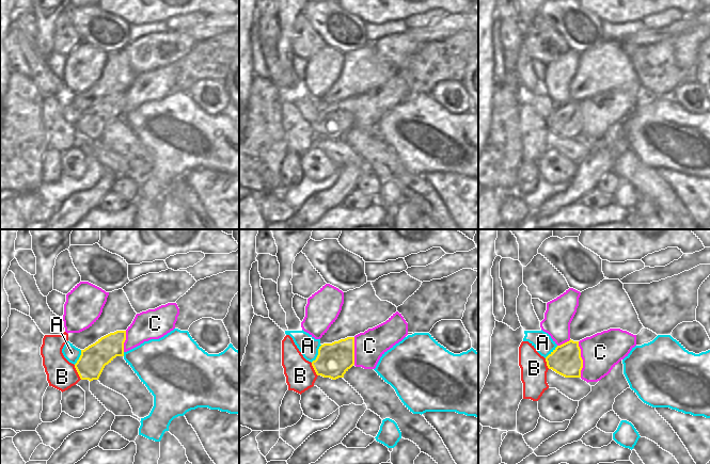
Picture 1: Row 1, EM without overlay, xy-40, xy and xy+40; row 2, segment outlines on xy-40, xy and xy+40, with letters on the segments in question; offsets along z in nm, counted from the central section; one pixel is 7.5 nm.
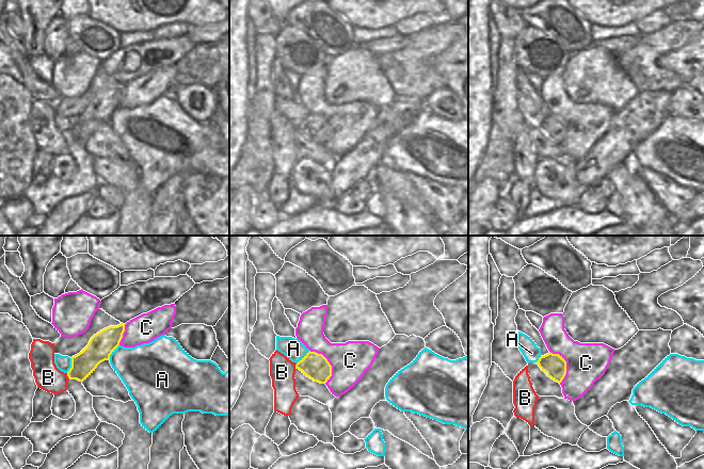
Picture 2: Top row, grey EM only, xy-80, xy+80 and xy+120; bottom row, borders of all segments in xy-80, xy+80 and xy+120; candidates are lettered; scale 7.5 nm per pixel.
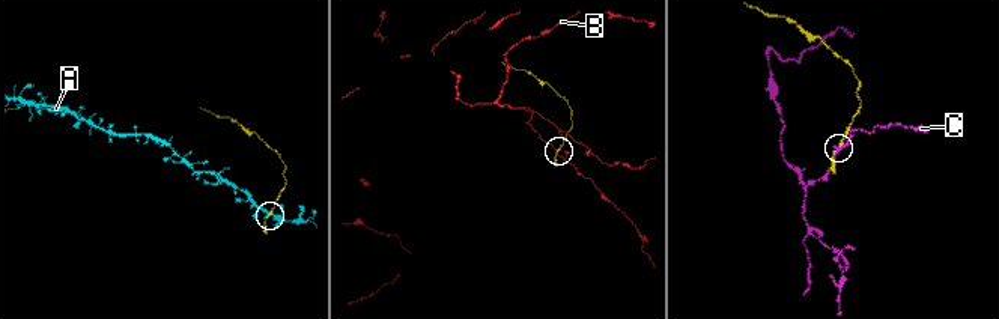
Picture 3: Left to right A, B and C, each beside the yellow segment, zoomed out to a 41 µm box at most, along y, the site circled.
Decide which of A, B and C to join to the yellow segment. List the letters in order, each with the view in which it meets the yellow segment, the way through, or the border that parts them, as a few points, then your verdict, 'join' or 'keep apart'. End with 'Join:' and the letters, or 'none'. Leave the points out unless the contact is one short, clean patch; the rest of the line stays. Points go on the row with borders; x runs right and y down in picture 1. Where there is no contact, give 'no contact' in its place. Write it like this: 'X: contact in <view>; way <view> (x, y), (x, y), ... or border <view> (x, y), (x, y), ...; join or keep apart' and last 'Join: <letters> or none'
A: contact in xy; keep apart
B: contact in xy-40; keep apart
C: contact in xy+40; keep apart
Join: none

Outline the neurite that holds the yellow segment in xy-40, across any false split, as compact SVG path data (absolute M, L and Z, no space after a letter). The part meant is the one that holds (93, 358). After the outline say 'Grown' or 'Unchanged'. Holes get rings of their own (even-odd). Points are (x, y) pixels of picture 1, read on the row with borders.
M126 331L110 333L81 350L75 368L81 380L98 380L105 366L116 356L124 356Z. Unchanged

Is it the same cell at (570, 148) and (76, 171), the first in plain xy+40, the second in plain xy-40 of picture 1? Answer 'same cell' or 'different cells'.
different cells

